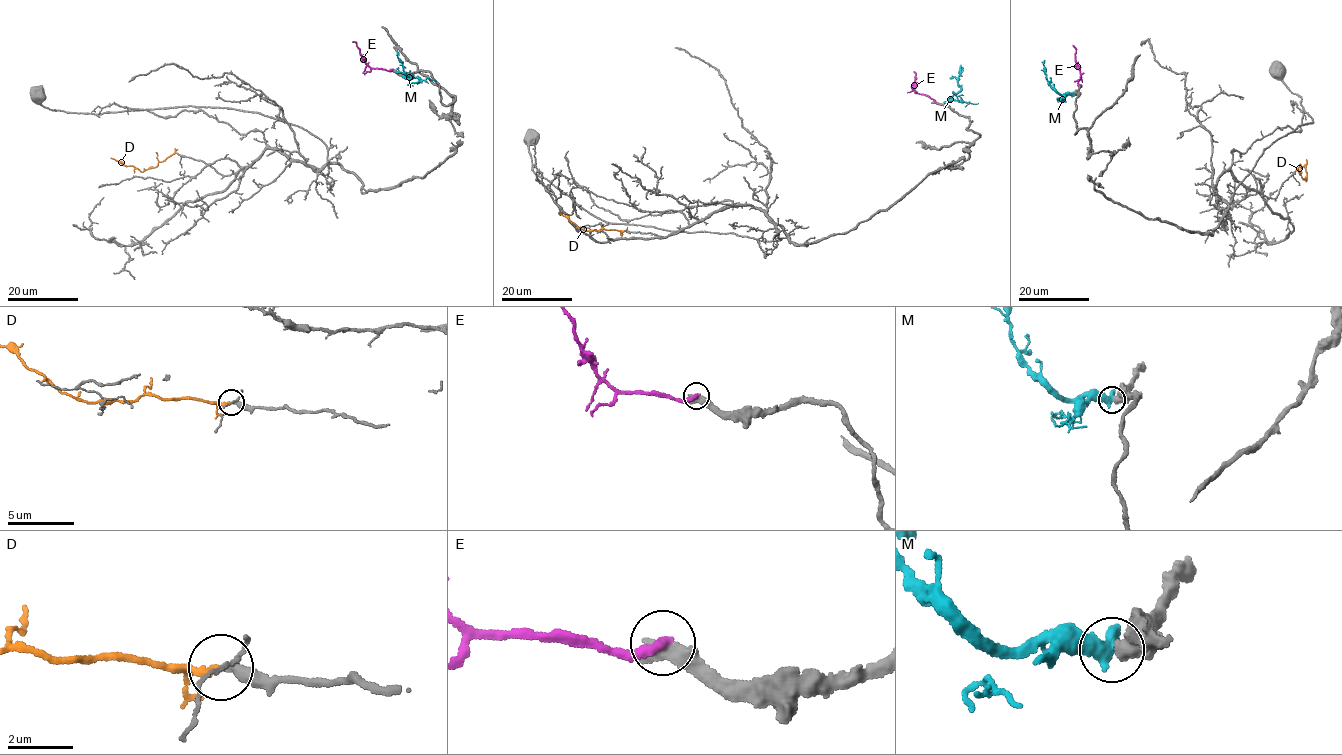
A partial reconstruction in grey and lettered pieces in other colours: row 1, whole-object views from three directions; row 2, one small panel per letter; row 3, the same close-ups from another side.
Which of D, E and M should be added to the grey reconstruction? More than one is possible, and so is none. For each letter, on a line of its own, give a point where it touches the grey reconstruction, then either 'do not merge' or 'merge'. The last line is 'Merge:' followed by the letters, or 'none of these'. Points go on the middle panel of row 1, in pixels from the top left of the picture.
D: (624, 231) | merge
E: (935, 101) | do not merge
M: (947, 103) | do not merge
Merge: D

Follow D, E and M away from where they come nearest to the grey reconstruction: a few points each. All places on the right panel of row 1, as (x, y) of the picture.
D: (1295, 171), (1298, 169), (1305, 181), (1306, 159)
E: (1079, 85), (1079, 68), (1072, 45)
M: (1072, 94), (1060, 94), (1053, 89), (1047, 79), (1044, 60)

